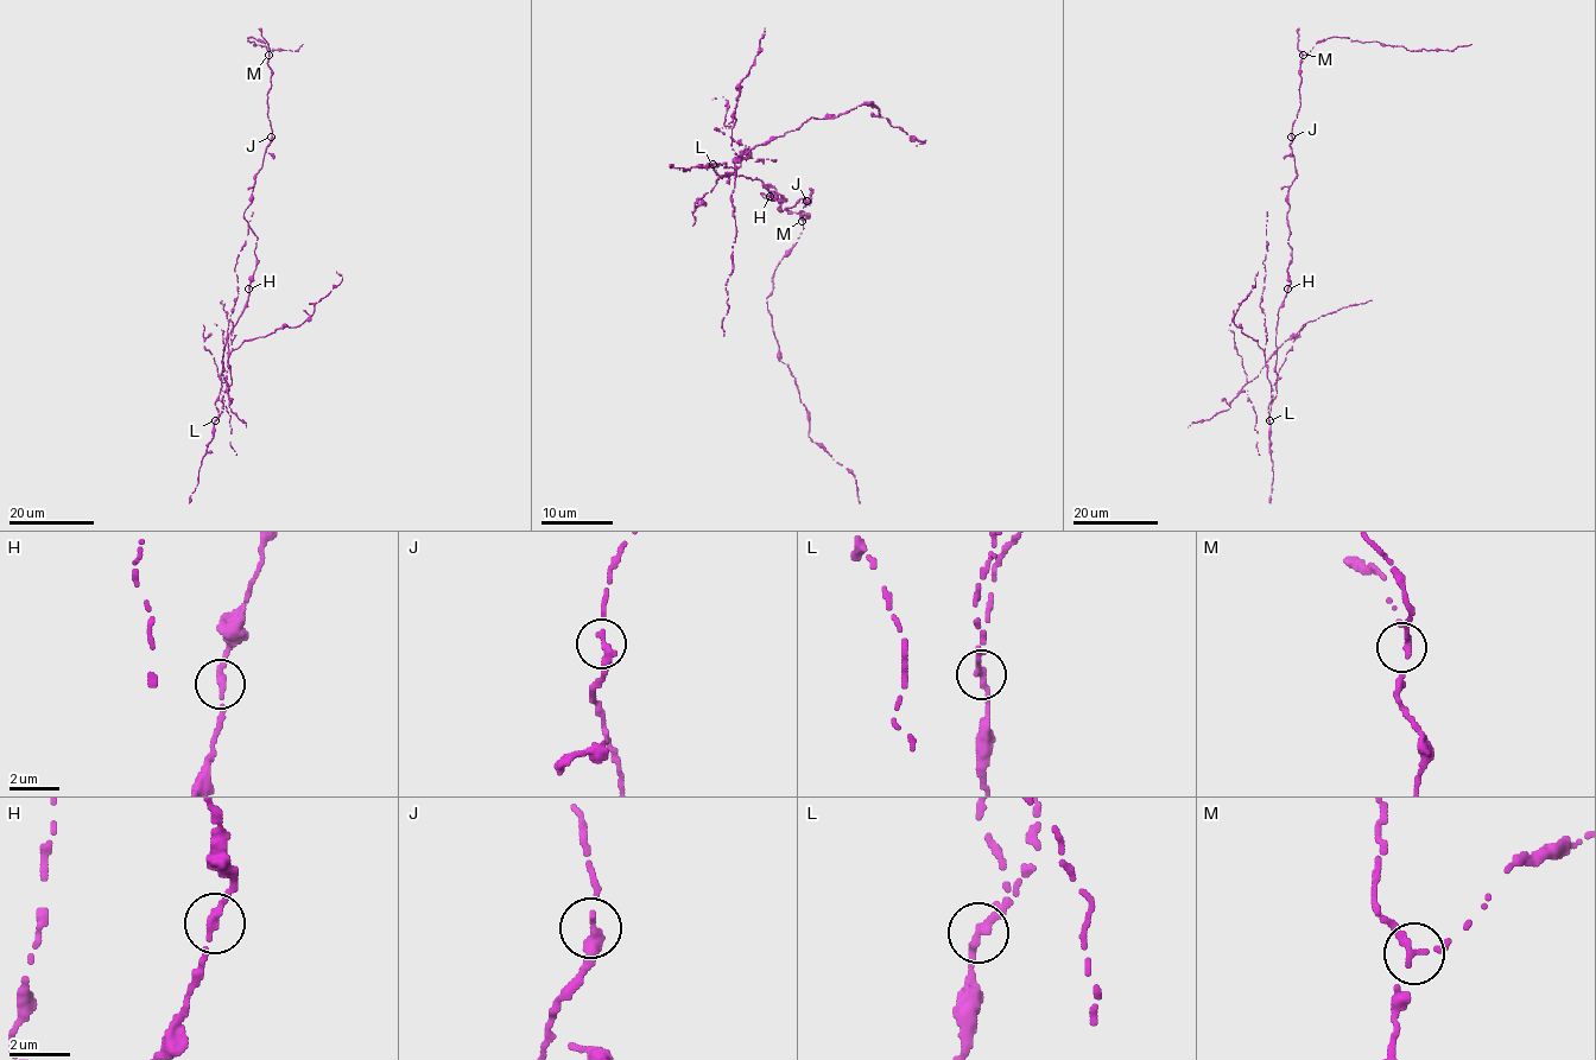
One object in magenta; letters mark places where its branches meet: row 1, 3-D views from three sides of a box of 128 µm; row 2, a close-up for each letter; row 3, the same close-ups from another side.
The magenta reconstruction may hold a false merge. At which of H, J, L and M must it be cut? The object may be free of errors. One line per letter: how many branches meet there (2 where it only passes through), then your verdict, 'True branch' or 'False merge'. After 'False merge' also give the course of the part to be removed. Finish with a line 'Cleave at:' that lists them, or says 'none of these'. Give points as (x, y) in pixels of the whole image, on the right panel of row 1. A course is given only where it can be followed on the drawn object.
H: Branches: 2. True branch
J: Branches: 2. True branch
L: Branches: 3. False merge. Course of the part to remove: (1268, 420), (1271, 391), (1265, 353), (1256, 341), (1234, 323), (1258, 271)
M: Branches: 3. True branch
Cleave at: L

